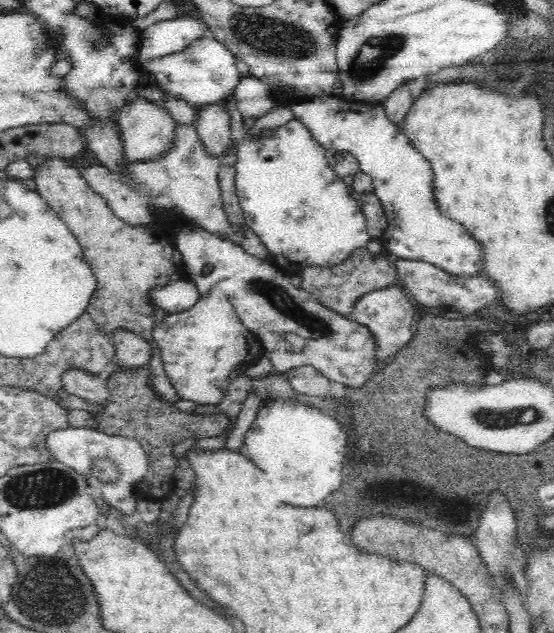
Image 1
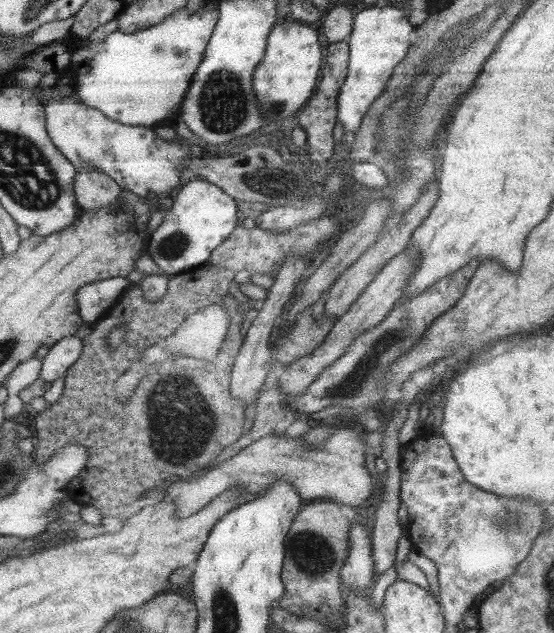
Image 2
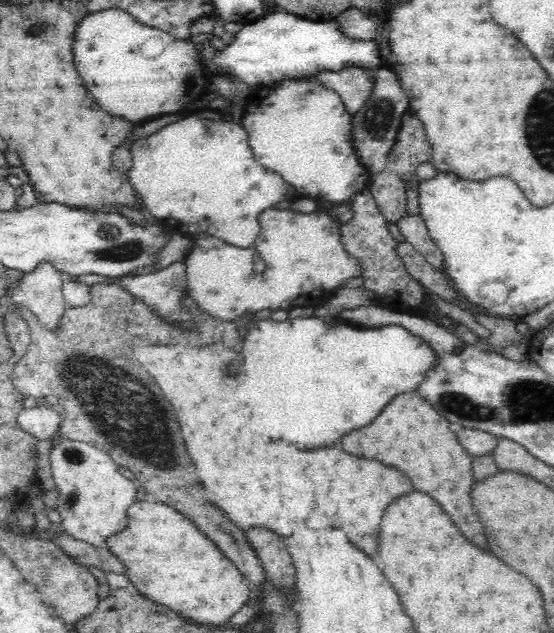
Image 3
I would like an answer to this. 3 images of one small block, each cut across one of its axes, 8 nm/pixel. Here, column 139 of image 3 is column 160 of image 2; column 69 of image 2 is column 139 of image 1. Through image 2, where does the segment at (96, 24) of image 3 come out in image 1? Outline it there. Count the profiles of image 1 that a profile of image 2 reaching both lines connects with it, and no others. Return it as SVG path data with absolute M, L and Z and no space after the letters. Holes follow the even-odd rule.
M210 33L196 38L183 52L167 54L152 61L145 61L142 65L135 60L132 63L142 74L149 74L152 84L158 89L198 108L212 103L225 103L241 80L240 72L236 68L237 59Z

